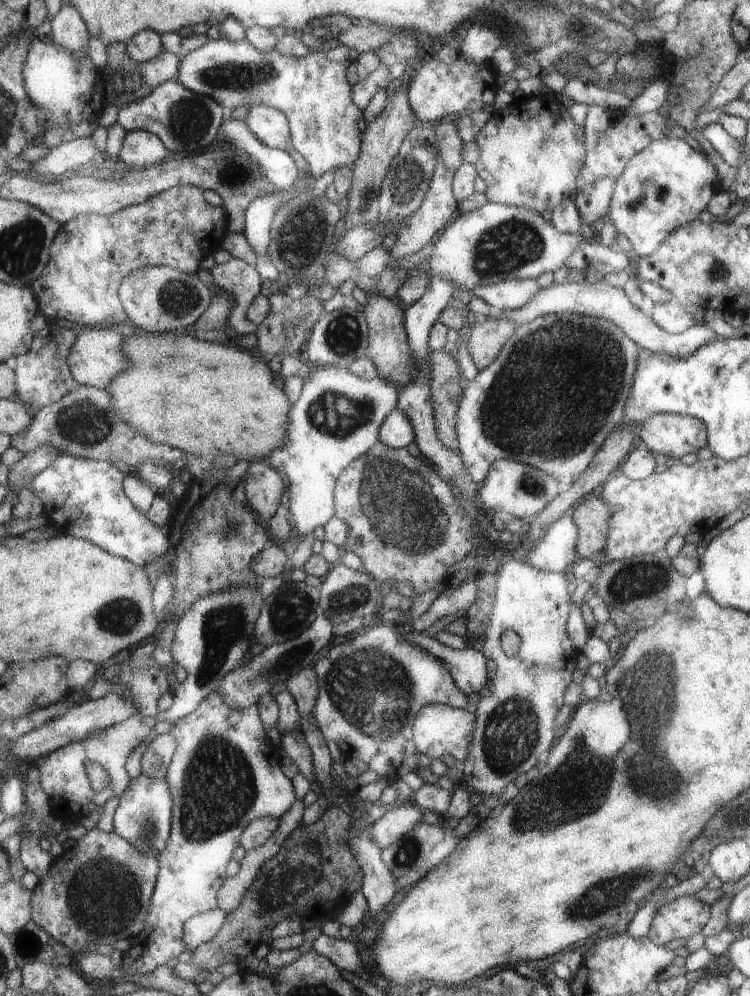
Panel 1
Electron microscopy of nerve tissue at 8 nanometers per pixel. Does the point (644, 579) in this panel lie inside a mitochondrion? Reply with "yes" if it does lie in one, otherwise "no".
yes

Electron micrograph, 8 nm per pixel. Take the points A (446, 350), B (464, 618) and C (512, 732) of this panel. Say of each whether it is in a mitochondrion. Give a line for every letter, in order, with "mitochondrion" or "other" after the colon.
A: other
B: other
C: mitochondrion

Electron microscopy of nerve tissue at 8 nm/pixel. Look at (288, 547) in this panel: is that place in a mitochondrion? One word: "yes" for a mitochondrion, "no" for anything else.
no

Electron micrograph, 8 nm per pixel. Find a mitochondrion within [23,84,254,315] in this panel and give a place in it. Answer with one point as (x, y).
(188, 120)

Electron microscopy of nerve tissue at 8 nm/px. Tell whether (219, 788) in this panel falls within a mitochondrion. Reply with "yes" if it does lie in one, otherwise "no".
yes

